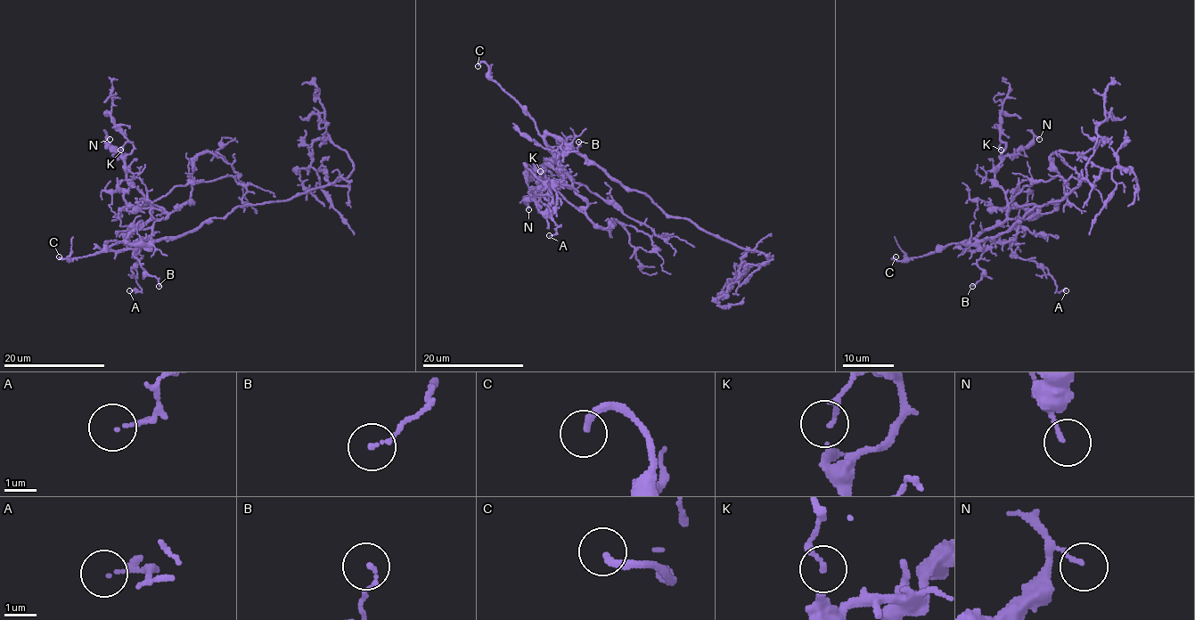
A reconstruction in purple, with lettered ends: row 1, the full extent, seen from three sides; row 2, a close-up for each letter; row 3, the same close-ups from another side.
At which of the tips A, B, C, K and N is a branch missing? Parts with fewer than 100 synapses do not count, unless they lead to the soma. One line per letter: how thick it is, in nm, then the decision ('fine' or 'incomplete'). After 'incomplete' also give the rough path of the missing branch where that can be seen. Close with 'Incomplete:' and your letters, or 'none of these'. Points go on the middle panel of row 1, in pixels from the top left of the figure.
A: 100 nm | fine
B: 120 nm | fine
C: 200 nm | incomplete
K: 140 nm | fine
N: 120 nm | fine
Incomplete: C

